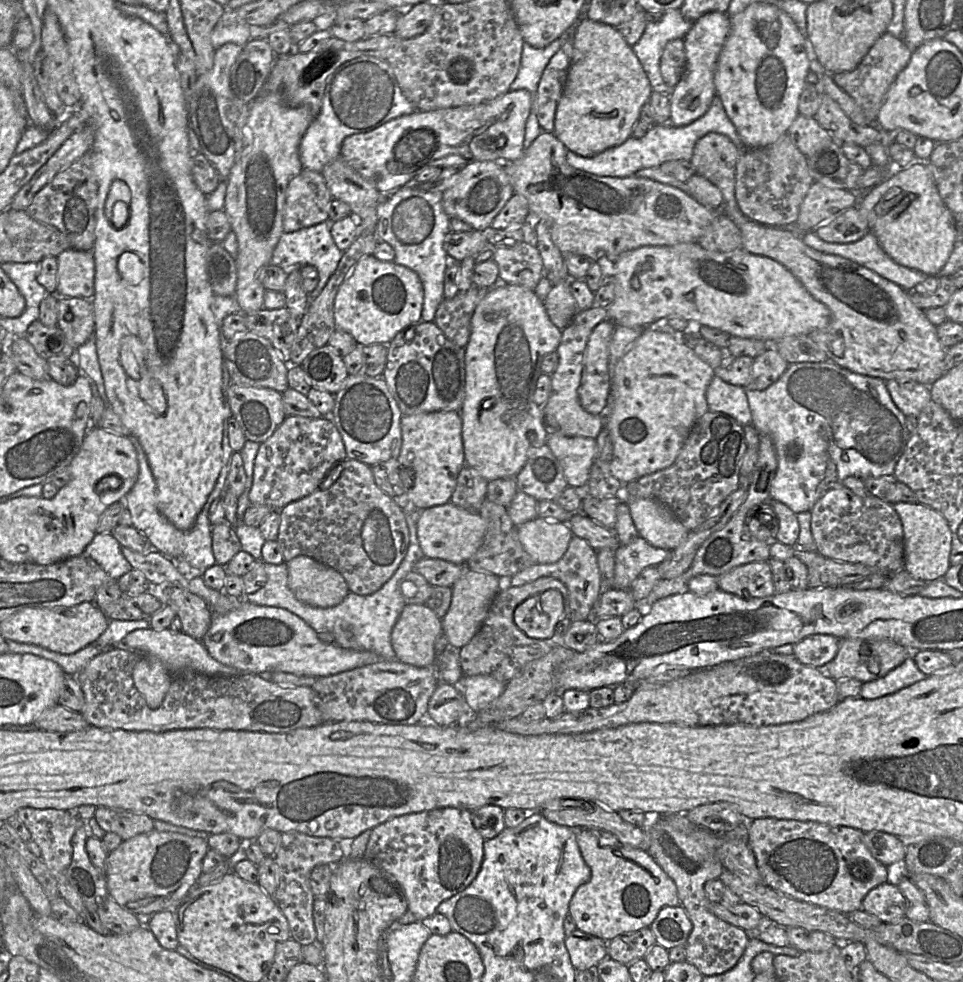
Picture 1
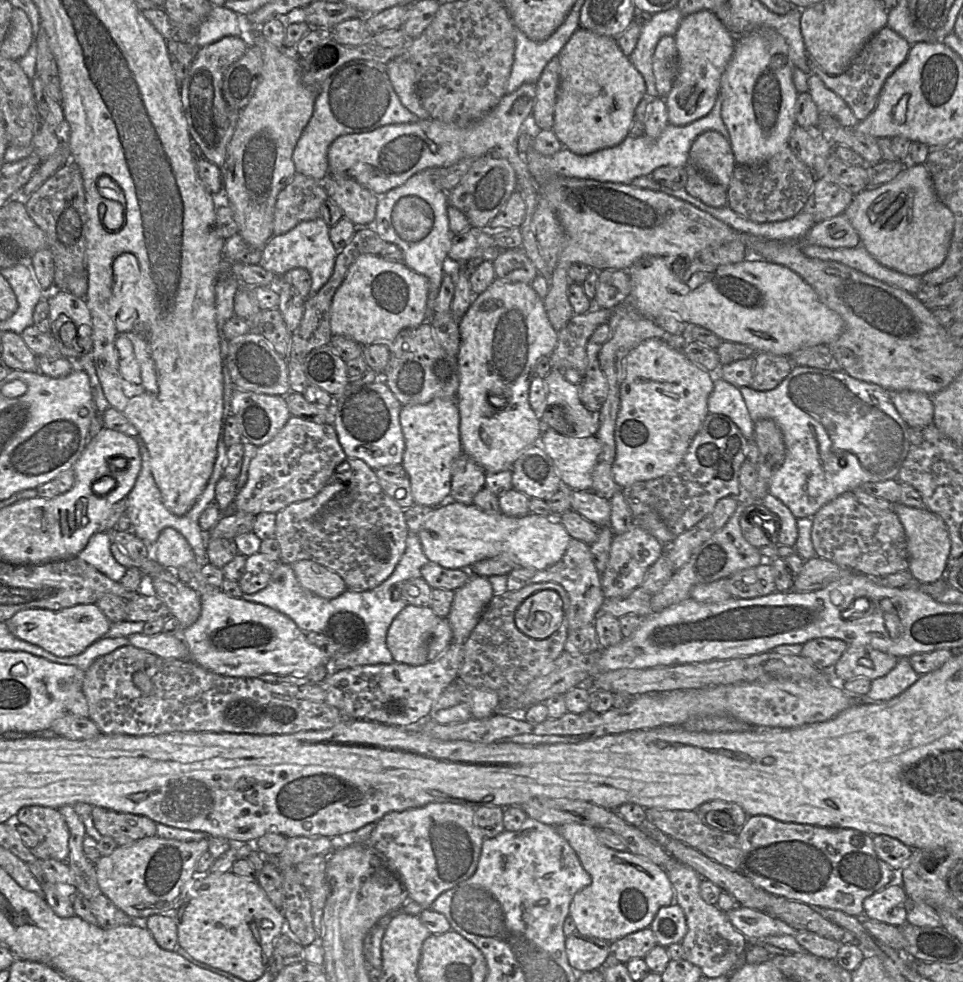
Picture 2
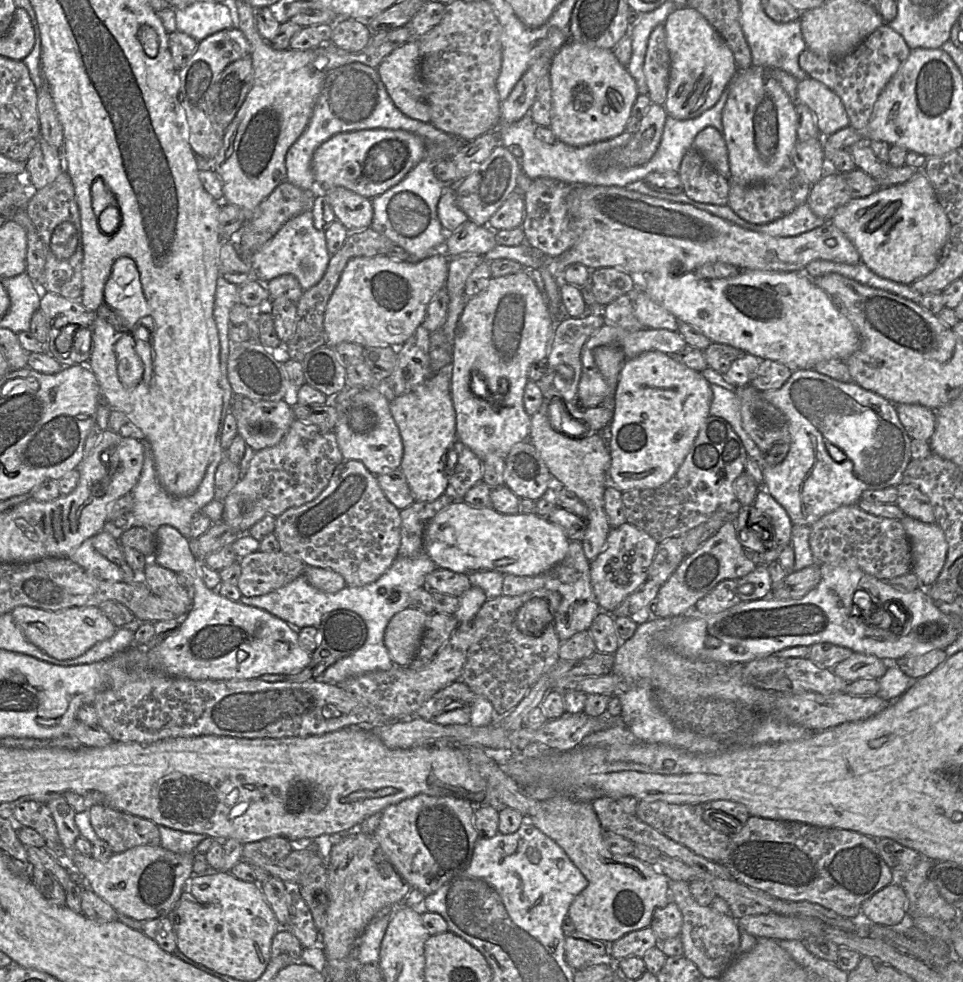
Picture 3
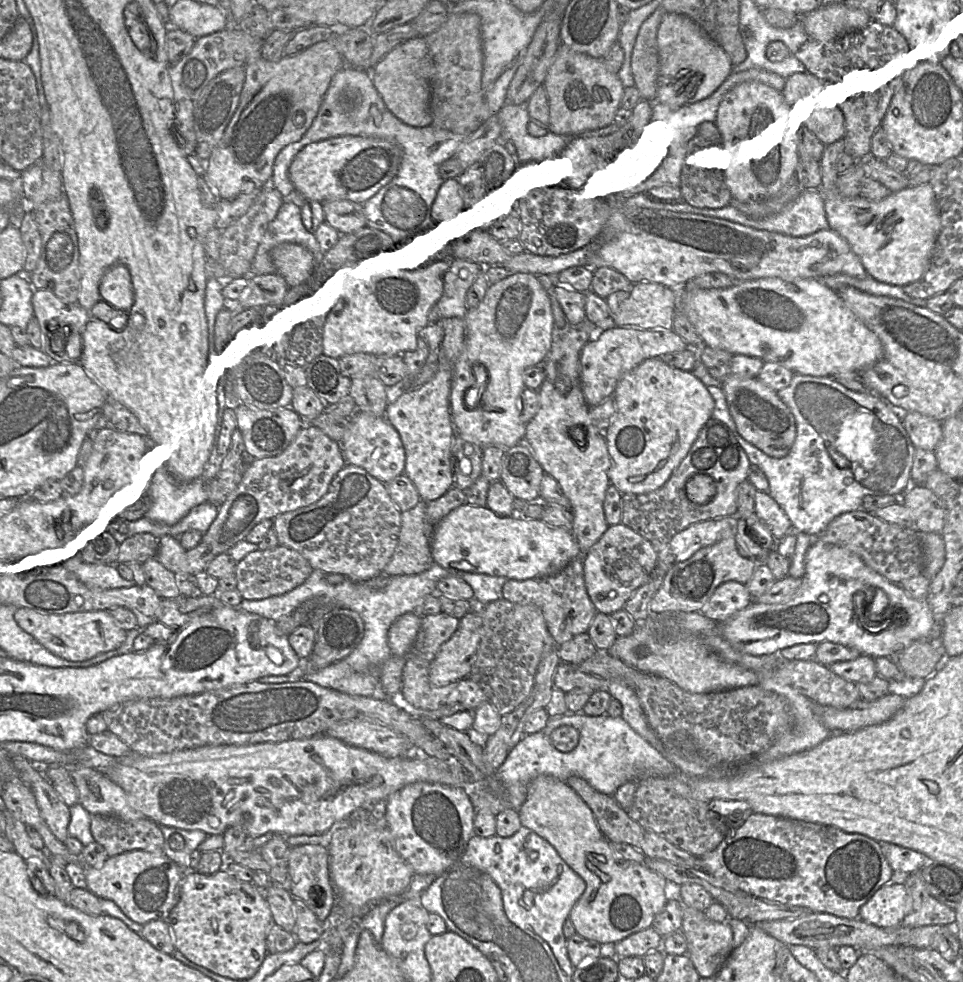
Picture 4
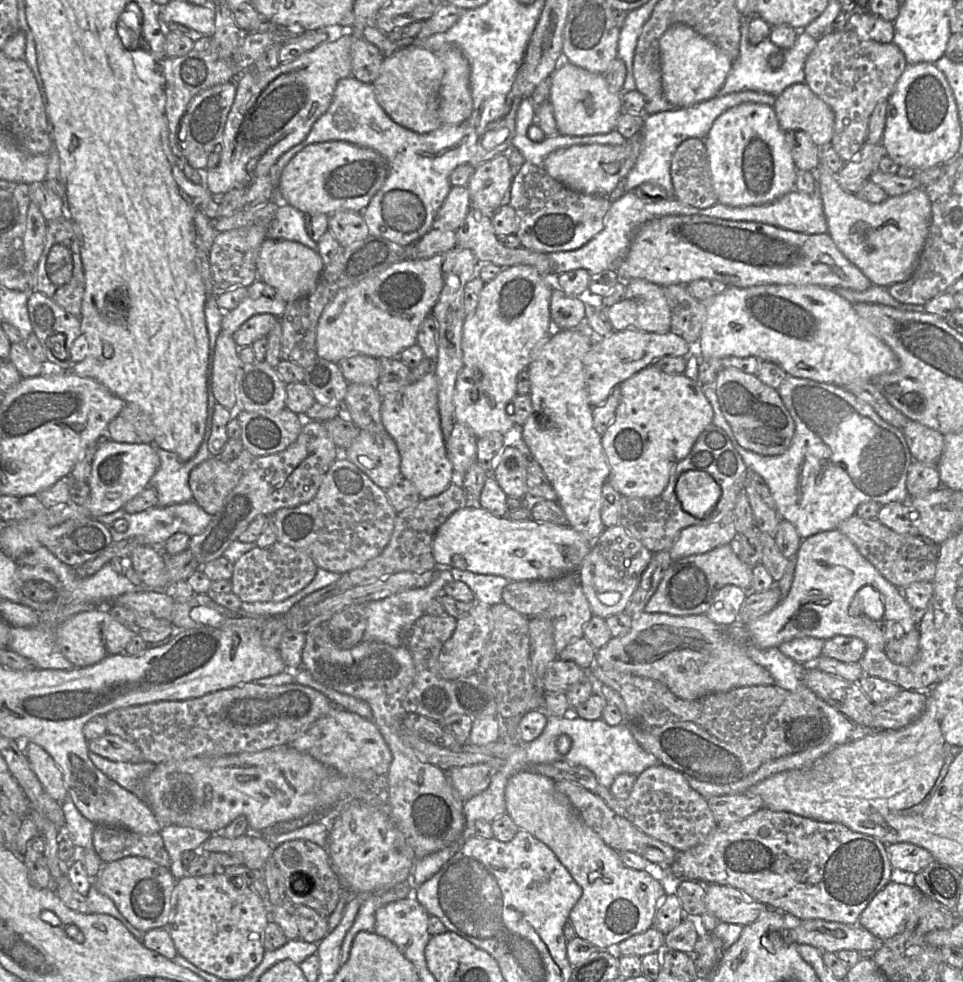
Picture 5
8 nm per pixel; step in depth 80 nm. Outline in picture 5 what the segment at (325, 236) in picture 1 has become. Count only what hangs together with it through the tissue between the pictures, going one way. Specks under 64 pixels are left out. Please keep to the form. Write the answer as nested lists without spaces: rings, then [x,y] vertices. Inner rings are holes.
[[[282,202],[279,204],[275,218],[268,227],[267,238],[298,242],[314,251],[317,251],[318,248],[317,243],[306,232],[305,214]]]

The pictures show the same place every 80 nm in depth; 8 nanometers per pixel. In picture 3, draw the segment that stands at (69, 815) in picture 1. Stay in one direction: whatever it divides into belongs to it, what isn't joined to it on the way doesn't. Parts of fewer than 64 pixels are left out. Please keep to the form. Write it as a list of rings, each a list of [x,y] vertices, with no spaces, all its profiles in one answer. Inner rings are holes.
[[[27,800],[20,802],[13,810],[11,819],[16,826],[27,826],[36,830],[45,840],[48,853],[58,861],[64,847],[60,843],[55,821],[46,804]]]

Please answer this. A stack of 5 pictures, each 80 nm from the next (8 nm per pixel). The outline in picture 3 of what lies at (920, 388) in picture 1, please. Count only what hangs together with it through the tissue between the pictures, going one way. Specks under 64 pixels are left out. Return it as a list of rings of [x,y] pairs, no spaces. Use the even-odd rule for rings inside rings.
[[[896,404],[898,417],[911,439],[929,441],[936,427],[933,409],[917,404]]]

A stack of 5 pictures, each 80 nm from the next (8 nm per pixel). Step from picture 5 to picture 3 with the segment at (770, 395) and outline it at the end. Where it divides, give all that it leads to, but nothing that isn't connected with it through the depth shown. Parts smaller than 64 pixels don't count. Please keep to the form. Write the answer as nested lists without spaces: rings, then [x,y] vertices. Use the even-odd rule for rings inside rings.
[[[751,384],[736,387],[734,390],[740,400],[744,430],[757,444],[767,464],[777,465],[781,463],[786,458],[791,446],[791,435],[787,417],[781,410],[765,400],[761,392]]]

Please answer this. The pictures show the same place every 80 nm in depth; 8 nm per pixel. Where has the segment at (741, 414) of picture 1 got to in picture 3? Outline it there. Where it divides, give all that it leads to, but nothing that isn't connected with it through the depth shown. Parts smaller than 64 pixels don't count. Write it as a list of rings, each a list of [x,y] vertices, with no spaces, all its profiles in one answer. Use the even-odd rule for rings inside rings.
[[[713,384],[713,393],[710,415],[725,419],[738,435],[747,434],[742,425],[741,404],[735,390]]]

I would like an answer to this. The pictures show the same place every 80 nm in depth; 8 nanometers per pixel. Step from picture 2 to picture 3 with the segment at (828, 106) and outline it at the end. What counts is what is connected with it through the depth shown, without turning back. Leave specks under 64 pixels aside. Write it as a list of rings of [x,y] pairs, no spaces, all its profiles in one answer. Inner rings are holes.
[[[807,77],[798,82],[794,103],[809,107],[823,137],[849,126],[849,117],[841,99],[813,78]]]

